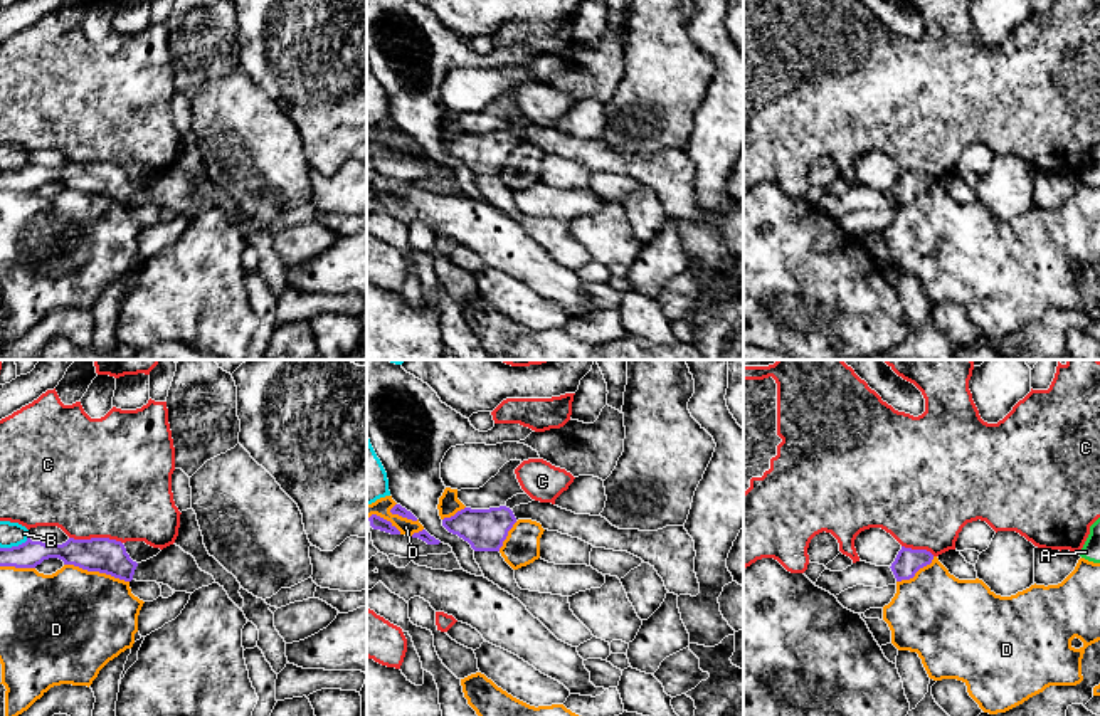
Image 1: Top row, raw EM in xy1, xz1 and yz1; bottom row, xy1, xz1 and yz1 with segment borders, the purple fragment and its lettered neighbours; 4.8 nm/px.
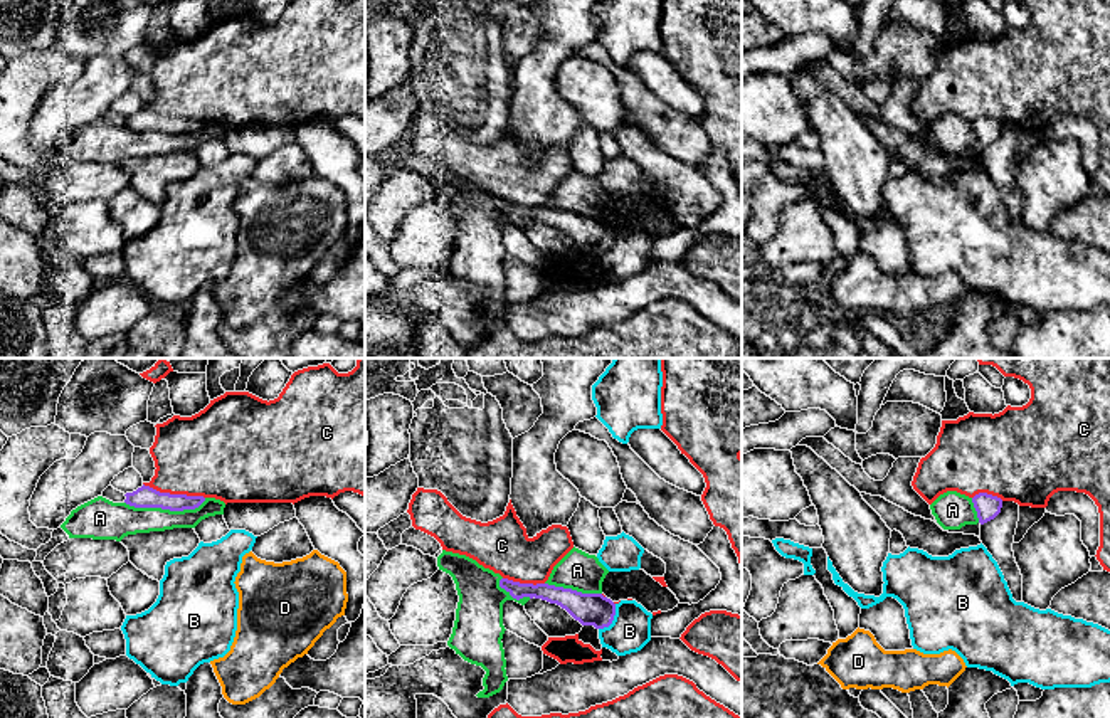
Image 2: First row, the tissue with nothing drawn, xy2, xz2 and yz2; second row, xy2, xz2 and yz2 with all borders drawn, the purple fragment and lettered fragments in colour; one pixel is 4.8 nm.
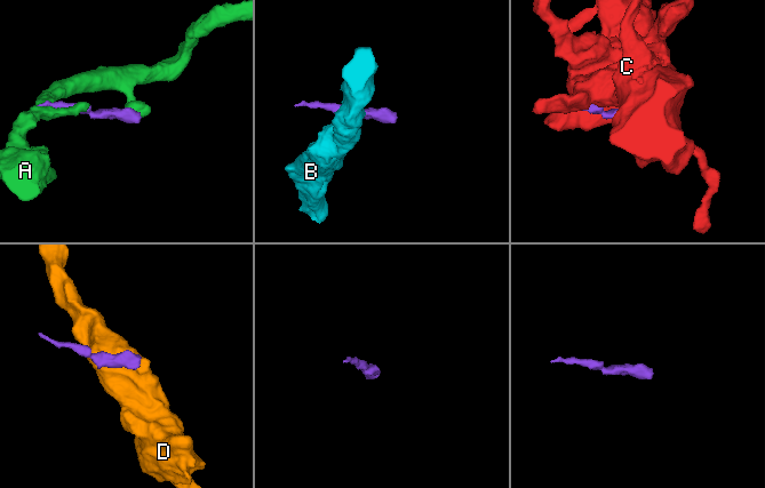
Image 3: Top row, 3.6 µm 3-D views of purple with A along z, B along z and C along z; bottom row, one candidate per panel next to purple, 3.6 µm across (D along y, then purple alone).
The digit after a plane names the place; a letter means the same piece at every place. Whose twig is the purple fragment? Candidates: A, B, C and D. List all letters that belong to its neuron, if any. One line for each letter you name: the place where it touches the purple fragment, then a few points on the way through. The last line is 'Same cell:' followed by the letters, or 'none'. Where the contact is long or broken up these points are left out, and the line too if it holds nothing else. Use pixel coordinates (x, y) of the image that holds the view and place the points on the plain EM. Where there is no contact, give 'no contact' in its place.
Same cell: none

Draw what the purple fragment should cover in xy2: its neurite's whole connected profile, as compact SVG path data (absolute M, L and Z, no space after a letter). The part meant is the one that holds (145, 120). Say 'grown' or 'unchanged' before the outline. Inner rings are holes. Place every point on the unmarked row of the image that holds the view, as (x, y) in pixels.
unchanged; M145 108L133 116L126 116L124 119L124 126L130 129L161 131L170 135L195 133L205 124L204 119L160 116Z

